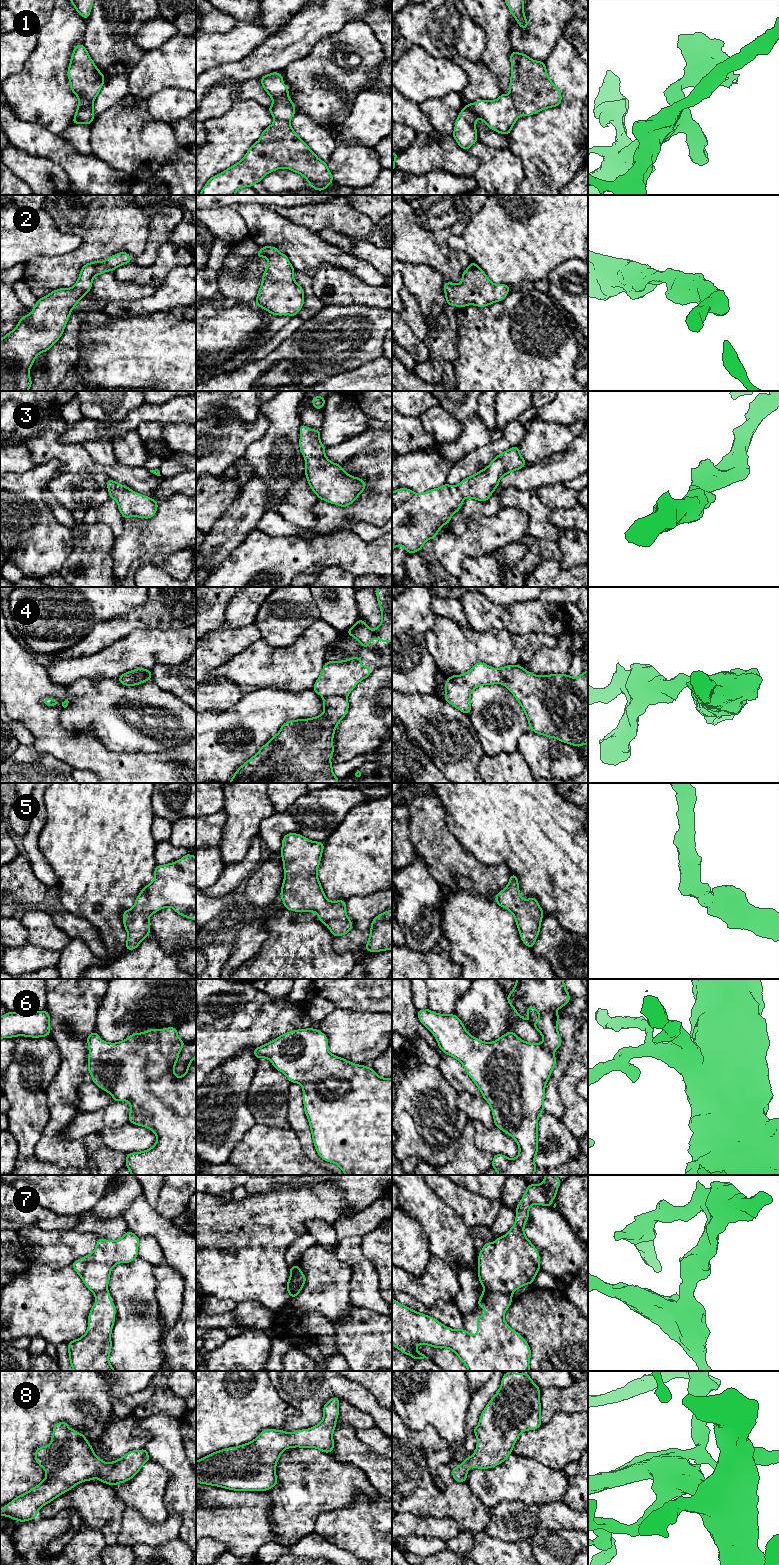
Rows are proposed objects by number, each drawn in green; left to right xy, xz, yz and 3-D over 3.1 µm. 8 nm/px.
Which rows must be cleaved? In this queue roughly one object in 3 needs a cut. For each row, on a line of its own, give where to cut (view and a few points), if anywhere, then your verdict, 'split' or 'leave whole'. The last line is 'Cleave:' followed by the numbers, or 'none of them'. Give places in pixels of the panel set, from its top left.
1: cut yz (509, 95), (520, 115); split
2: cut none; leave whole
3: cut none; leave whole
4: cut xz (346, 696), (326, 696), (324, 698); split
5: cut none; leave whole
6: cut none; leave whole
7: cut yz (484, 1289), (490, 1292), (507, 1293), (510, 1295); split
8: cut none; leave whole
Cleave: 1, 4, 7

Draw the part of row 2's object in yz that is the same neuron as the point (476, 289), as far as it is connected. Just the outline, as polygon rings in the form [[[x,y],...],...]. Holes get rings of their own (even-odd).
[[[471,262],[462,272],[460,284],[446,282],[443,287],[447,304],[462,309],[466,305],[484,307],[500,302],[511,289],[505,284],[492,283],[485,272],[474,262]]]

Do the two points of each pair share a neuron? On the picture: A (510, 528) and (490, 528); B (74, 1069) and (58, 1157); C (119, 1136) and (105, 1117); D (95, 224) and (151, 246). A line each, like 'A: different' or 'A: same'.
A: same
B: same
C: different
D: different

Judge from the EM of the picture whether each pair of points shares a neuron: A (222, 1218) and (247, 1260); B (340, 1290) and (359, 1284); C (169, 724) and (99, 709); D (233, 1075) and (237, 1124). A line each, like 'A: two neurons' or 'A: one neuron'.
A: one neuron
B: two neurons
C: one neuron
D: one neuron

